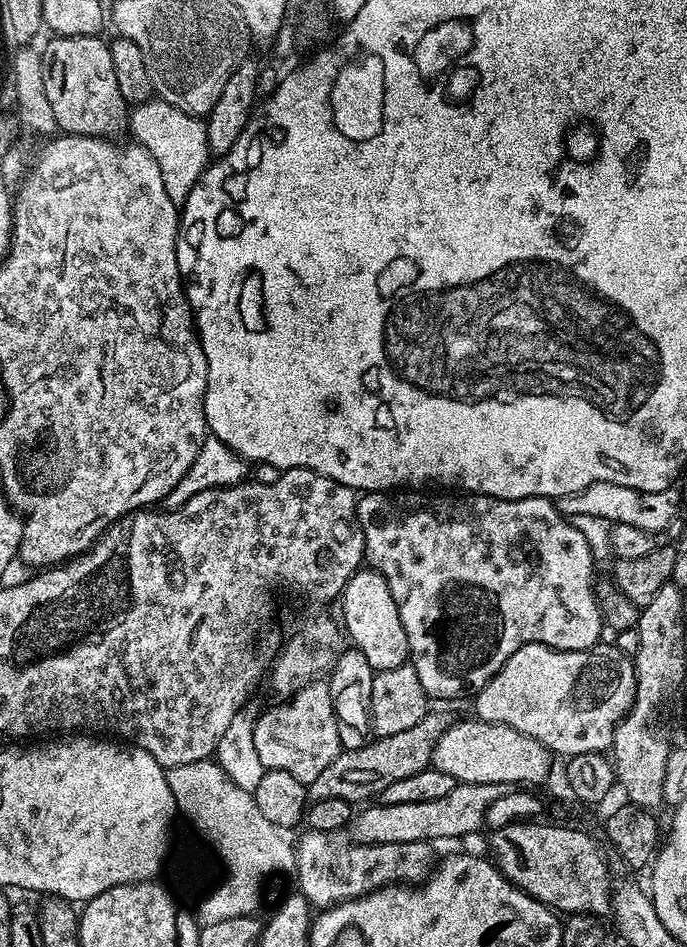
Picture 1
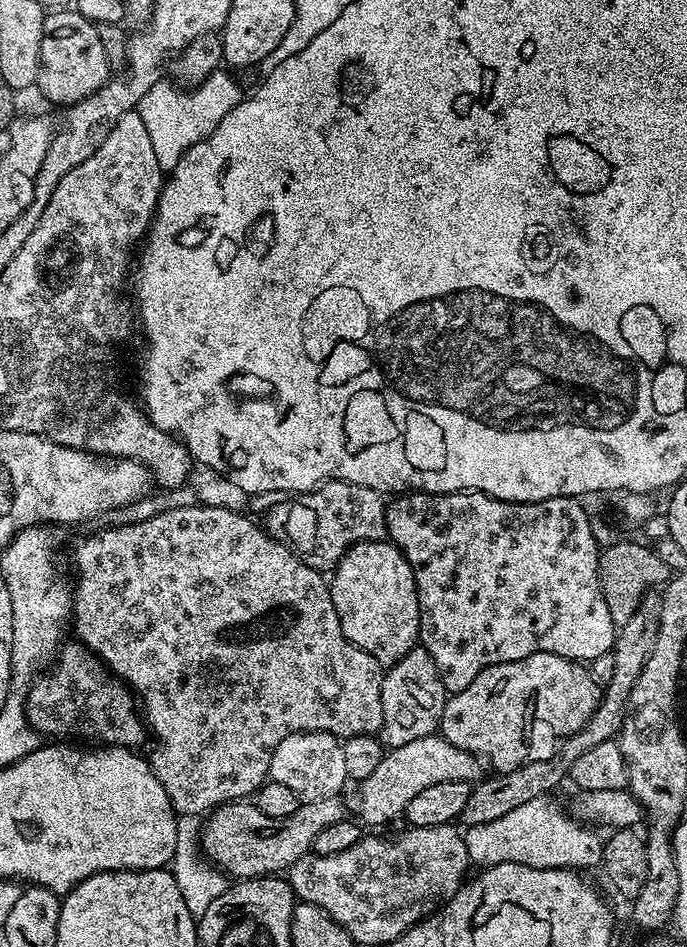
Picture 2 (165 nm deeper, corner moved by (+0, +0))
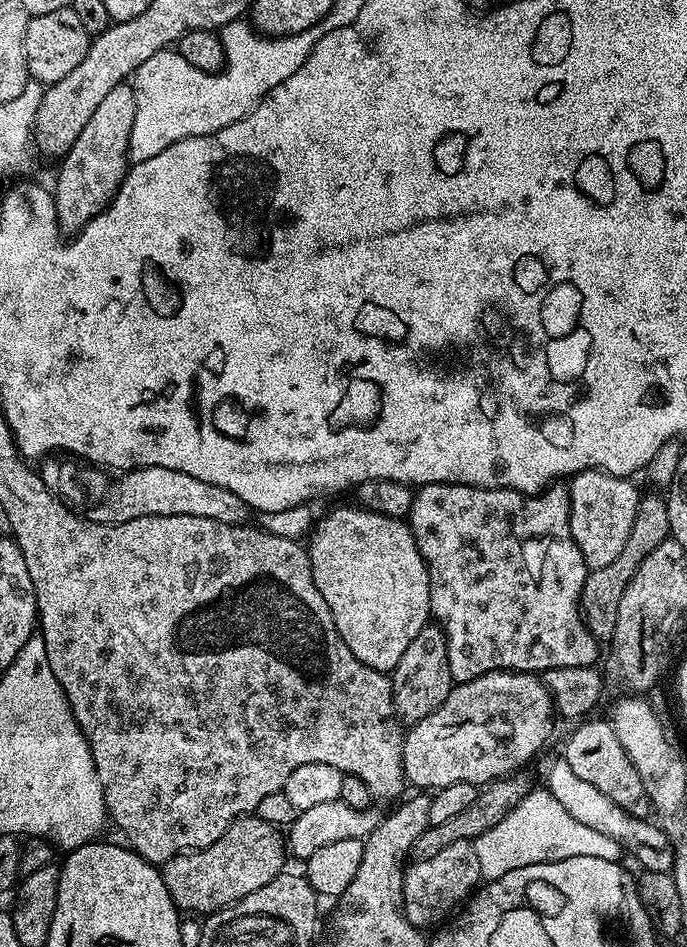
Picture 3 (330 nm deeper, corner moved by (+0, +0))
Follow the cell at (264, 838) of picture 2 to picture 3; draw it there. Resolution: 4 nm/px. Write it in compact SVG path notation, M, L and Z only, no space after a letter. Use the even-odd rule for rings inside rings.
M245 814L228 825L222 838L205 848L172 856L162 871L166 890L181 913L211 914L246 898L246 894L254 894L254 890L262 890L266 882L285 871L284 856L286 840L281 829L262 822L255 814Z

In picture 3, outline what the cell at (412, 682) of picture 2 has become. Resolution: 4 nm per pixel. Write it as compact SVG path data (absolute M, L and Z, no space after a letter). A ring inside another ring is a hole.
M430 622L422 630L418 630L414 642L410 642L406 654L402 654L402 662L398 662L398 666L390 674L390 679L394 710L405 725L417 724L419 720L438 710L438 706L442 706L454 686L454 681L450 674L446 634L439 624Z

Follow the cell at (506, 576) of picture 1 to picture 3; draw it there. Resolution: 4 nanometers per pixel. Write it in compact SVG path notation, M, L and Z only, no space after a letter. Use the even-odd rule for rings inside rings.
M556 482L544 489L543 492L529 494L516 492L512 488L475 488L469 484L422 484L415 489L412 505L406 517L406 523L411 528L418 542L418 550L428 567L430 578L430 613L431 619L440 625L446 634L446 650L450 662L450 674L456 684L465 684L487 672L530 672L543 674L551 668L562 666L593 667L596 661L597 640L592 637L590 630L584 625L580 614L580 595L590 571L584 560L582 550L572 537L570 530L570 506L572 497L563 483Z

